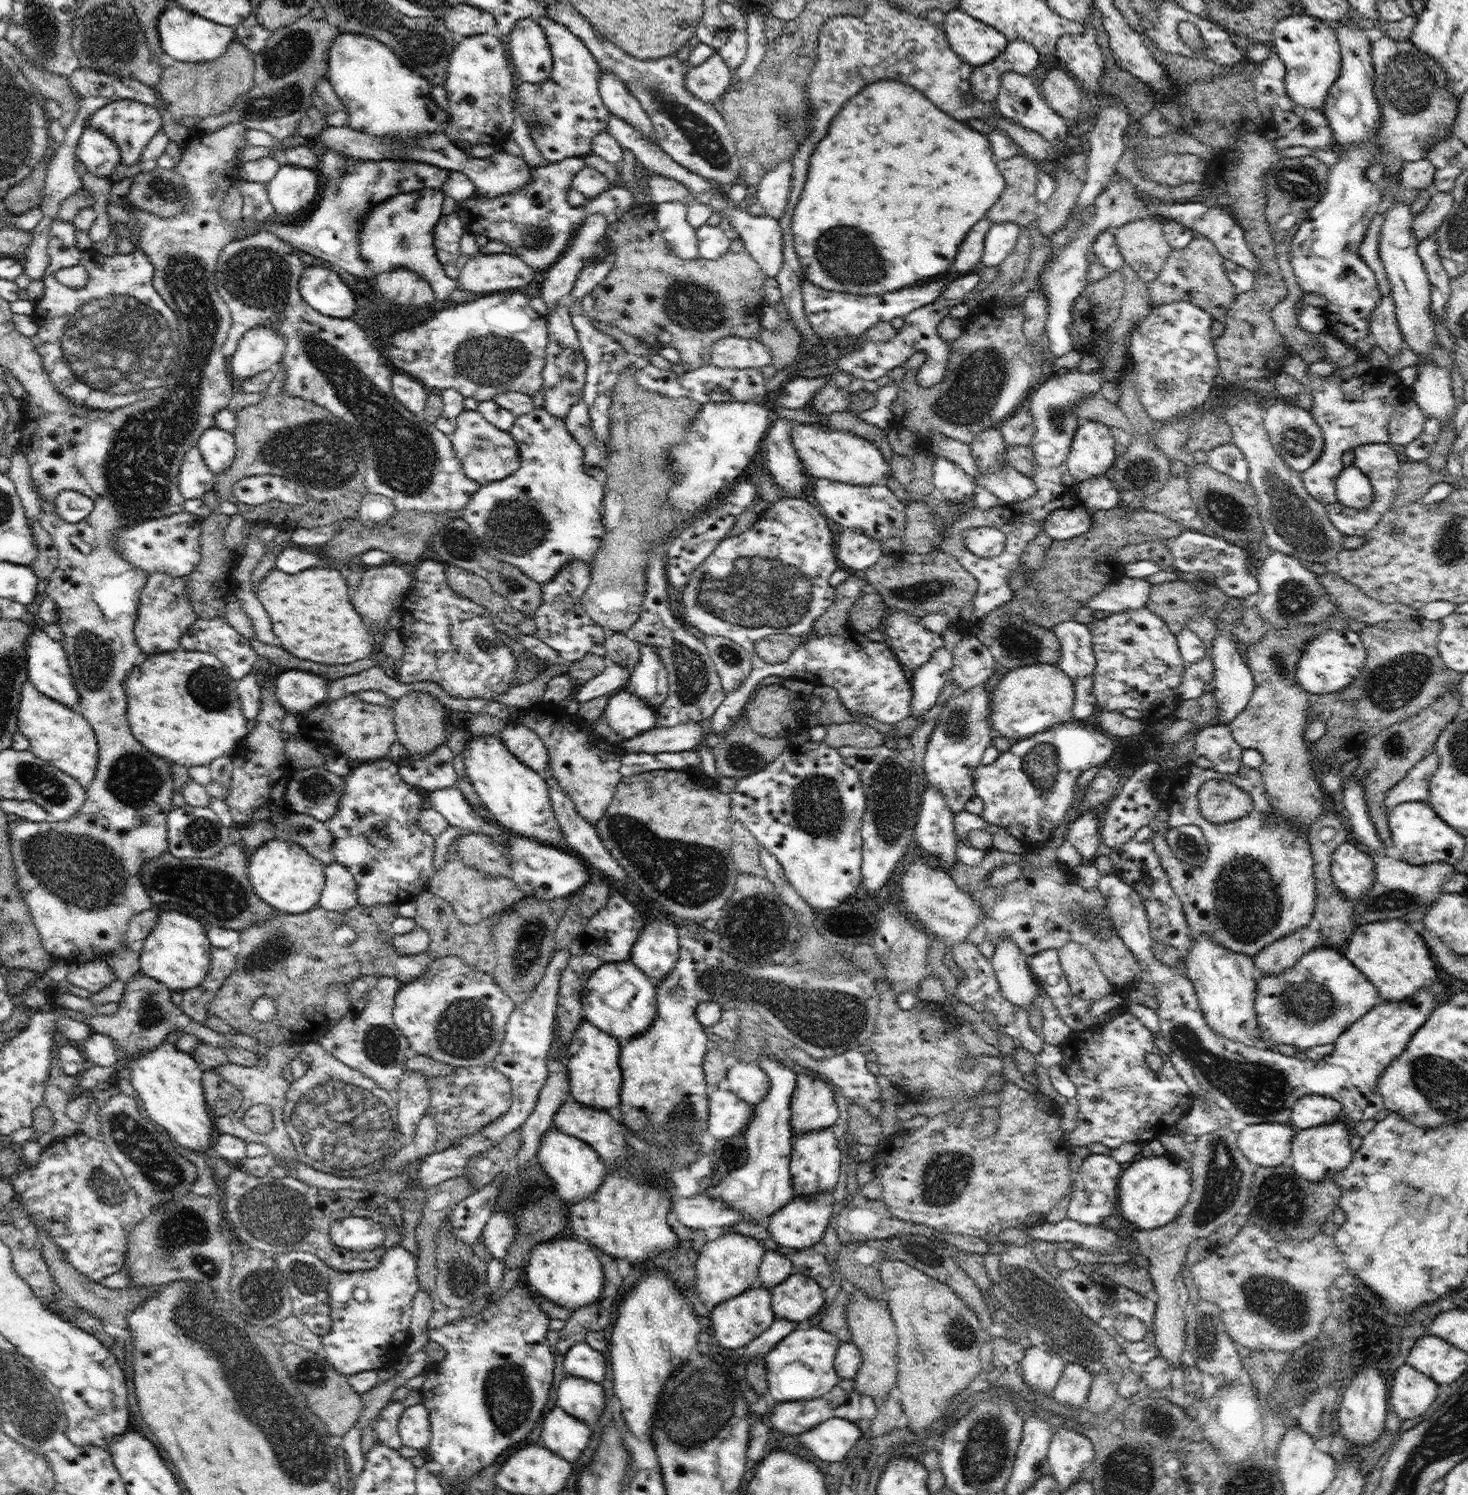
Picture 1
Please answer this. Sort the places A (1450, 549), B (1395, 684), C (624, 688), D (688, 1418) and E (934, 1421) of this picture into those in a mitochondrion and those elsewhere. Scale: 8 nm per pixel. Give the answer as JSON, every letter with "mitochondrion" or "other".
{"A":"mitochondrion","B":"mitochondrion","C":"other","D":"mitochondrion","E":"other"}

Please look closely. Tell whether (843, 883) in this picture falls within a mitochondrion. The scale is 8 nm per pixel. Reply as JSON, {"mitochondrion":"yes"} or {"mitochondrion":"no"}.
{"mitochondrion":"no"}

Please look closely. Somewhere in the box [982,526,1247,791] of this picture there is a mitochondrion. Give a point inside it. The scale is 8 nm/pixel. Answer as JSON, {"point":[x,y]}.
{"point":[1018,642]}

